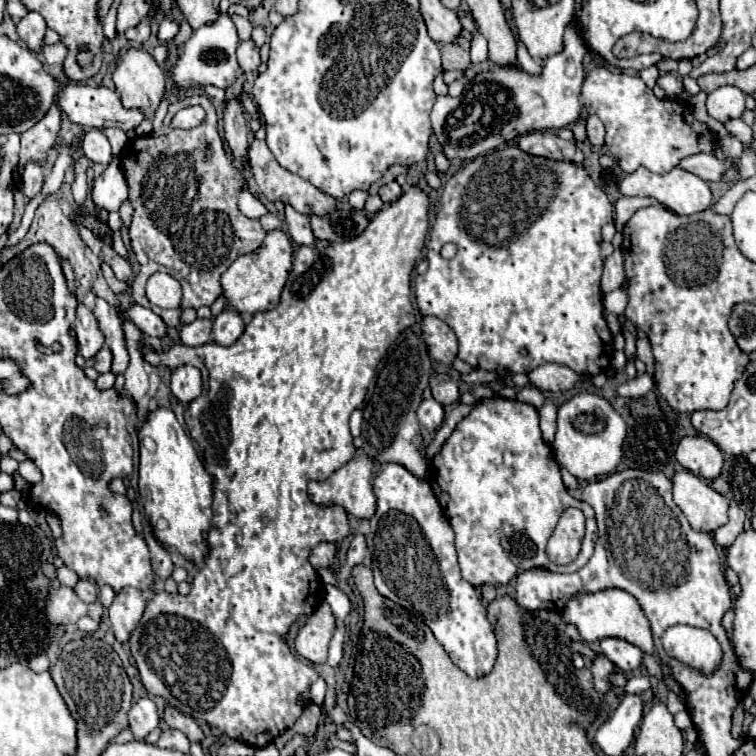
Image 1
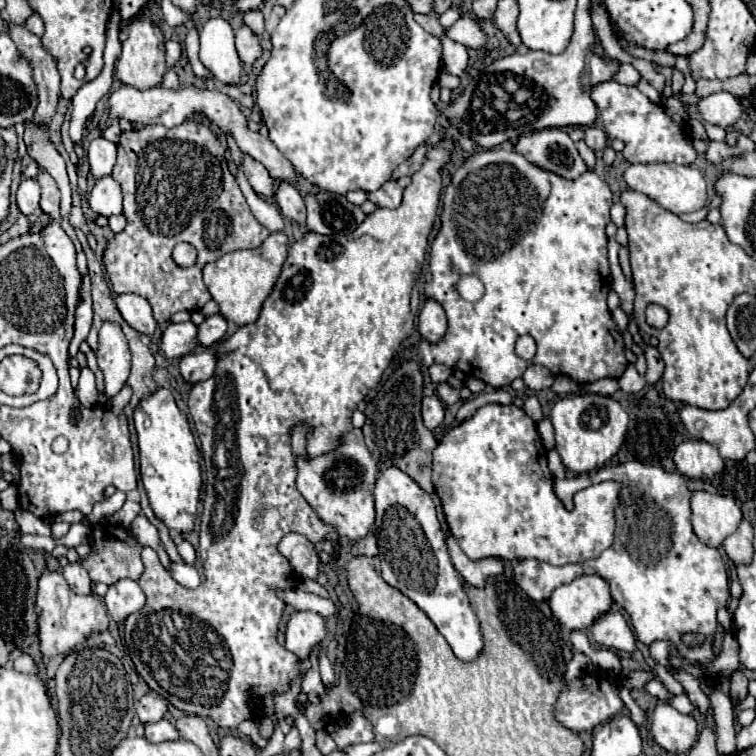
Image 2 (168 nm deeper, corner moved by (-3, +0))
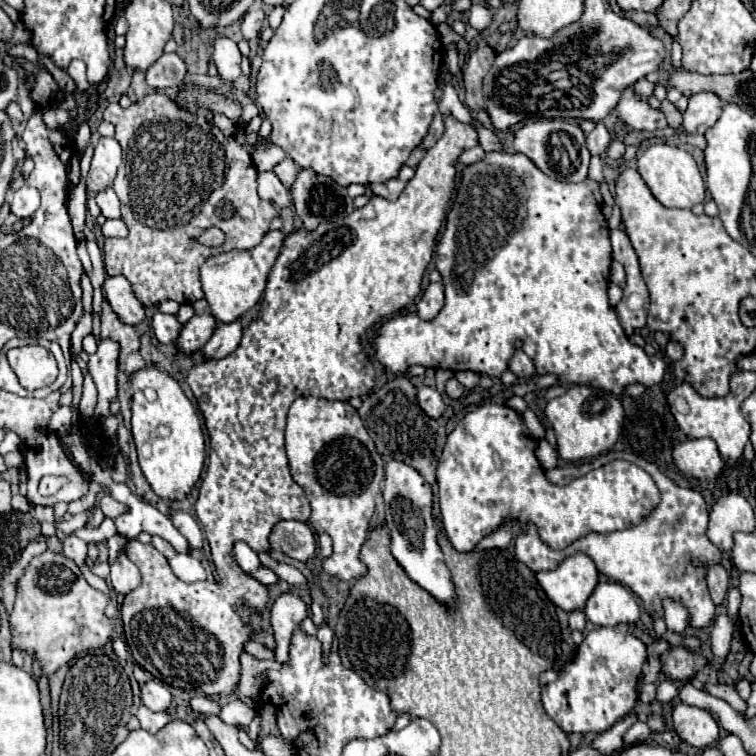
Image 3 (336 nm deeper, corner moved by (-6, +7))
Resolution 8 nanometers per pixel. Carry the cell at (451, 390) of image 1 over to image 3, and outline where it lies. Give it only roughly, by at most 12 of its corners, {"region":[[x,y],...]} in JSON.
{"region":[[456,378],[446,382],[448,398],[458,400],[466,394]]}

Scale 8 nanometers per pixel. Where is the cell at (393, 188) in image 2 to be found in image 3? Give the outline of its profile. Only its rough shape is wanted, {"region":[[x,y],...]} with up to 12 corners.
{"region":[[400,178],[372,184],[372,192],[386,200],[396,200],[404,184]]}

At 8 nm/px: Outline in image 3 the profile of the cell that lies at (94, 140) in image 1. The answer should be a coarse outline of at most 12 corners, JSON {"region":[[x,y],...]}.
{"region":[[116,138],[94,148],[86,190],[110,186],[122,150]]}

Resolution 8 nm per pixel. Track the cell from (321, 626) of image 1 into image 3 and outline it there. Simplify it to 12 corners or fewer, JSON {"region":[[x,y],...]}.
{"region":[[282,594],[272,606],[276,660],[290,662],[290,642],[308,604]]}

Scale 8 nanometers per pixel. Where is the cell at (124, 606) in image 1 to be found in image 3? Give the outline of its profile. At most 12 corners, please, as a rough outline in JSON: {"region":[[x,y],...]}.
{"region":[[126,552],[110,566],[110,582],[118,596],[142,584],[140,570]]}

